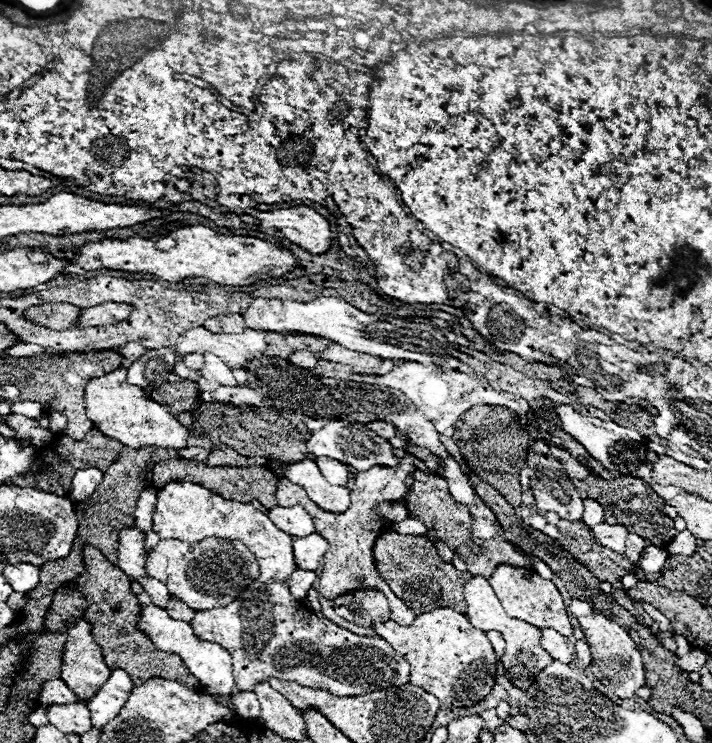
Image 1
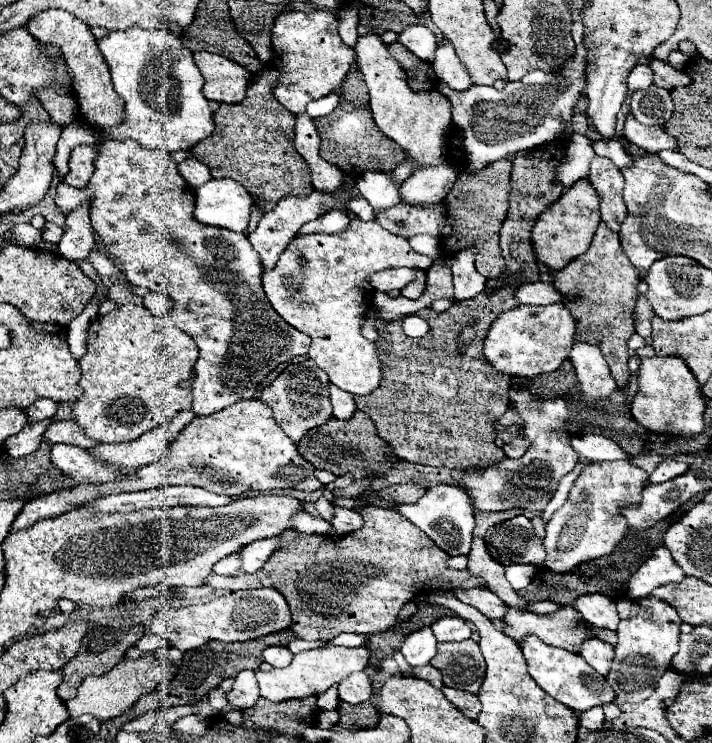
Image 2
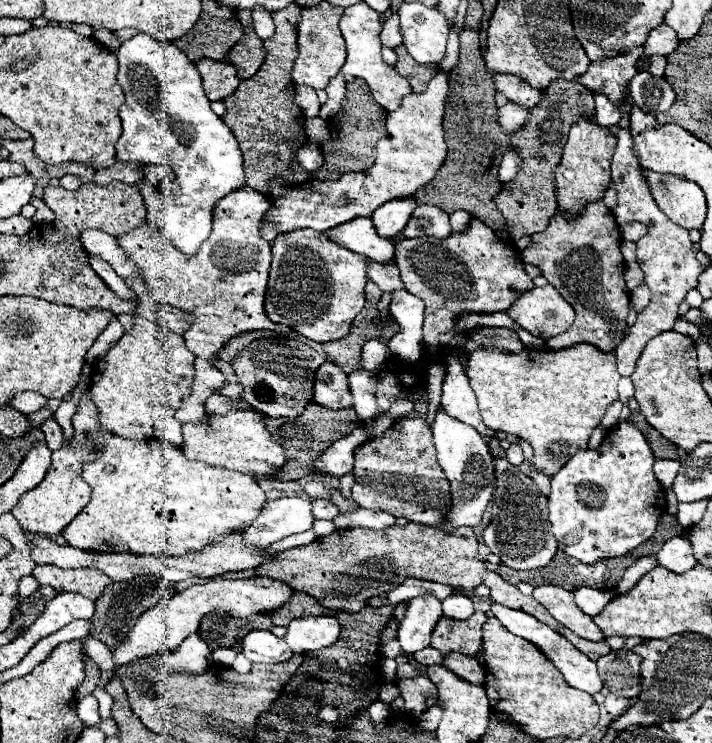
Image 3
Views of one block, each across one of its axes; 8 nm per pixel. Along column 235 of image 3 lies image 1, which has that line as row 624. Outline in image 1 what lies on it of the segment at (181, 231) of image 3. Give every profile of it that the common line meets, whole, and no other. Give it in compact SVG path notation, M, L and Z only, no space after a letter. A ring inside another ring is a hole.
M144 592L142 598L138 598L140 602L140 620L138 620L138 628L154 642L156 648L164 650L164 652L174 652L182 658L182 662L186 664L186 668L198 678L200 686L210 692L210 694L220 694L220 696L230 696L232 688L234 688L234 676L232 676L232 658L228 654L228 650L224 650L220 644L216 642L208 642L208 640L200 640L190 622L184 620L174 620L168 616L168 612L160 606L156 606L150 596Z

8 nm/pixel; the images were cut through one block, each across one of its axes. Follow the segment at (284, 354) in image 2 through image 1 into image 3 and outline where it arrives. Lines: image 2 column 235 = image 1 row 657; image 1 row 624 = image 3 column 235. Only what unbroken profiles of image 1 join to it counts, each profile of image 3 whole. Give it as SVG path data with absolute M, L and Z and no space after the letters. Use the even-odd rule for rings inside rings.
M248 186L228 194L224 200L220 200L220 204L214 212L212 234L200 246L200 252L196 252L196 256L182 256L182 252L168 238L164 238L162 232L158 232L148 220L140 228L134 228L126 236L118 238L128 260L138 266L138 270L146 282L148 296L156 302L176 306L176 308L194 316L192 326L184 332L186 348L194 356L206 358L212 364L218 358L218 352L234 336L240 336L240 334L250 332L250 330L274 330L280 334L292 332L288 326L272 322L264 312L264 294L266 294L266 282L268 282L272 252L270 252L270 244L260 236L258 228L260 228L260 222L262 222L268 208L270 208L268 198L264 198L260 192L256 192Z

